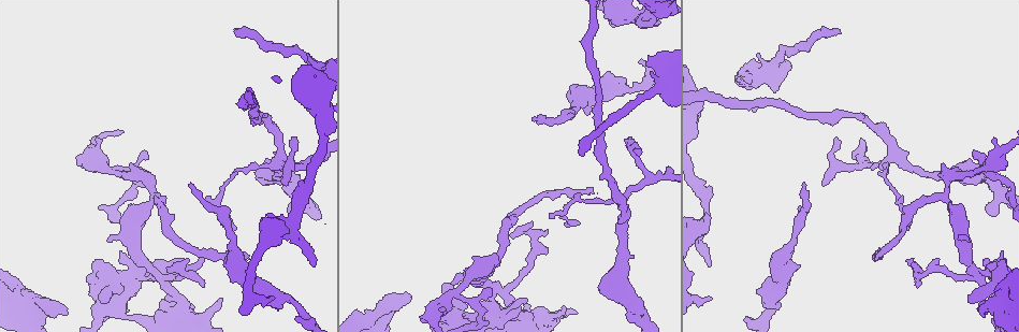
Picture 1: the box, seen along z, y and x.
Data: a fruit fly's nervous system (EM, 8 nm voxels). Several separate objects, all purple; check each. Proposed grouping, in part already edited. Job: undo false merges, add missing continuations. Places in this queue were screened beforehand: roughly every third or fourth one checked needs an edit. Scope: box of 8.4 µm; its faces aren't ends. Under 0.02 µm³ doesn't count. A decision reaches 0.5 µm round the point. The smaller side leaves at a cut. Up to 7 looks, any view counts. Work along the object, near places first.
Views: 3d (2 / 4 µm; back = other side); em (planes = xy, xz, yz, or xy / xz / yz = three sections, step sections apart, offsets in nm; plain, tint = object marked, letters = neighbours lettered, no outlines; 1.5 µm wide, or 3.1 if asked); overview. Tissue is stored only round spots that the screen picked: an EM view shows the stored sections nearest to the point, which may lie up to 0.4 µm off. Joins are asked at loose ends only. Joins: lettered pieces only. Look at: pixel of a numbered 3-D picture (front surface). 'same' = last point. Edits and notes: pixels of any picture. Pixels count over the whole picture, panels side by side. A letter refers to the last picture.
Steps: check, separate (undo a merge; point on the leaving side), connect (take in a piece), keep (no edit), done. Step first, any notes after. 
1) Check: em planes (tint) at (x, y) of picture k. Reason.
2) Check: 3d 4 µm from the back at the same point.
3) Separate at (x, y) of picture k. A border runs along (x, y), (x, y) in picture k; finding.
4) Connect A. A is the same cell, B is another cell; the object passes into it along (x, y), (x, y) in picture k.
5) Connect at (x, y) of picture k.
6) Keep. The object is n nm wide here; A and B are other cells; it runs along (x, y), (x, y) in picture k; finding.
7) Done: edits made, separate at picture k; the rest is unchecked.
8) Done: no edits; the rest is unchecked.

Check: 3d 2 µm at (622, 88) of picture 1. Calibre changes.

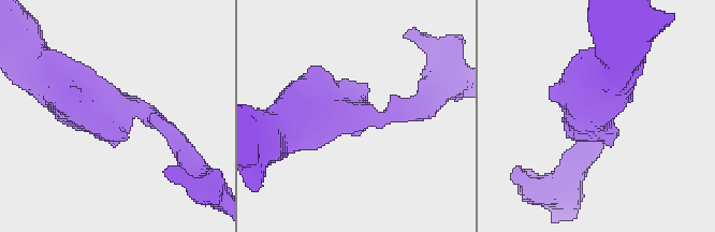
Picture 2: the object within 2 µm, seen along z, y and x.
Check: em planes (letters) at (593, 119) of picture 2. The arms are 200, 400 nm wide; need the tissue.

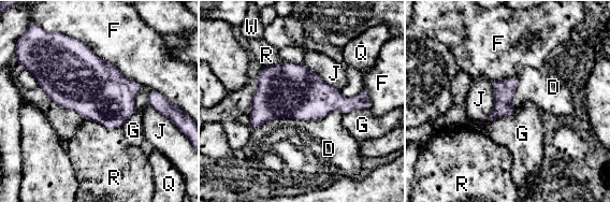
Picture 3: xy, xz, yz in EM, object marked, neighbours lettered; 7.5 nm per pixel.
Keep. The longest contact is with D, 700 nm; D, F, G, J, Q, R and W are other cells; one cell here.

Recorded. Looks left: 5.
Check: em xy step 4 (letters) at (411, 297) of picture 1.

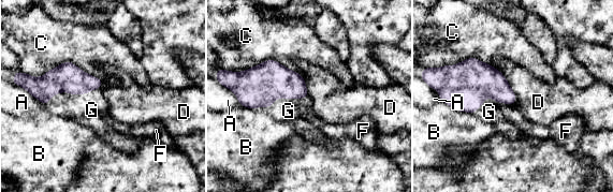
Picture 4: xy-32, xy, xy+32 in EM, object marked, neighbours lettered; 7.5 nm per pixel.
Check: em planes (letters) at the same point.

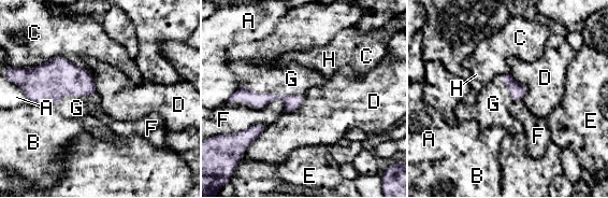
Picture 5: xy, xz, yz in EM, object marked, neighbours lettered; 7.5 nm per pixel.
Connect G. G is the same cell, A, B, C, D, E, F and H are other cells; the object passes into it along (48, 83), (74, 95), (76, 108) in picture 5; the cell continues.

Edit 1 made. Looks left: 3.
Check: overview. See it whole again.

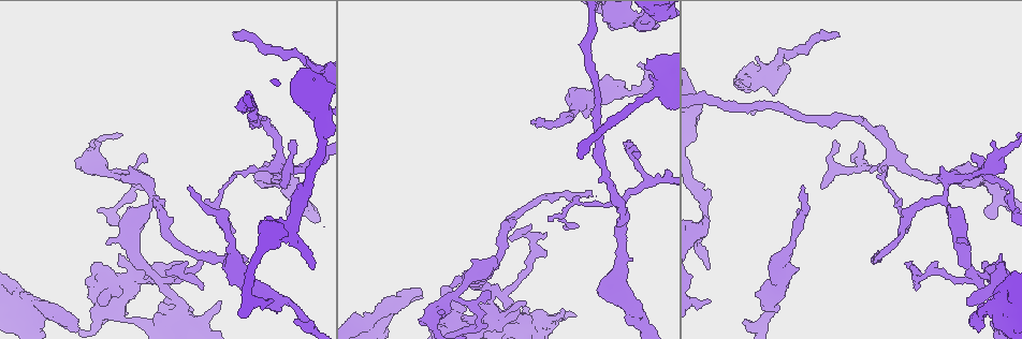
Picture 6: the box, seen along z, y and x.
Check: em yz step 8 (letters) at (236, 34) of picture 6. An open end.

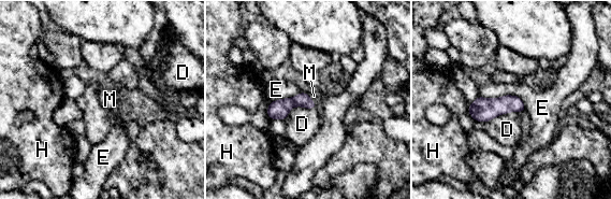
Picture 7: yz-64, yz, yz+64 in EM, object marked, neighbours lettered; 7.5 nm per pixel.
Check: em planes (letters) at the same point. Cut it another way.

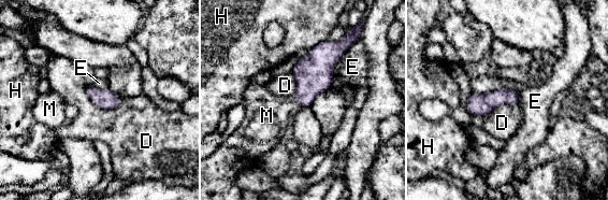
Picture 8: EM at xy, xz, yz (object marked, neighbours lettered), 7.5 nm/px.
Connect M. M is the same cell, D, E and H are other cells; the object passes into it along (313, 73), (295, 100), (266, 115) in picture 8; the cell continues.

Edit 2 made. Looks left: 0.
Done: edits made, connect at picture 5, connect at picture 8; the rest is unchecked.

